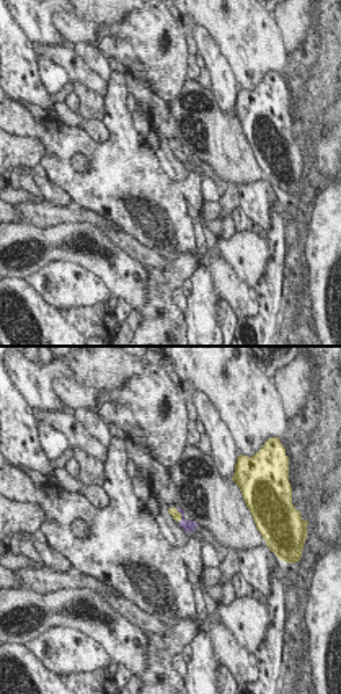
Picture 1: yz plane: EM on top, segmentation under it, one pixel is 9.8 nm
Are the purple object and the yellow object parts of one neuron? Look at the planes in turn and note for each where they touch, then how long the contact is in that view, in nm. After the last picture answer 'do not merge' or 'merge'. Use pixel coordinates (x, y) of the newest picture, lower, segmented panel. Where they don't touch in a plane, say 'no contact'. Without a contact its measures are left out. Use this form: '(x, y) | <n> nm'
(181, 515) | 130 nm

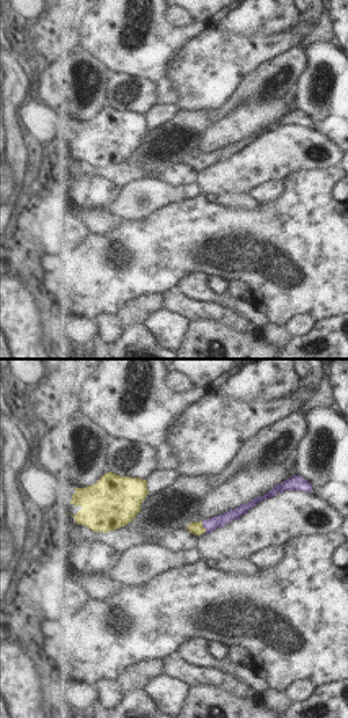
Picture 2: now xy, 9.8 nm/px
(203, 526) | 120 nm

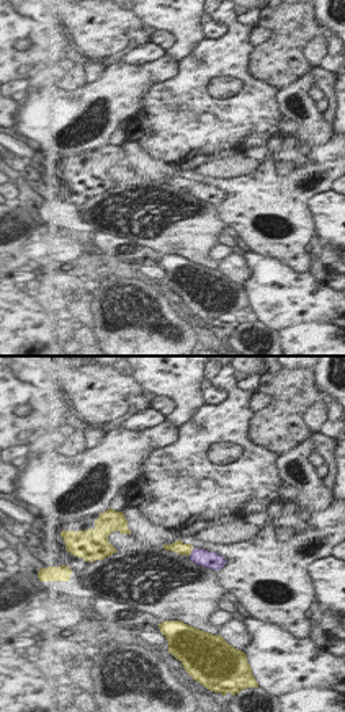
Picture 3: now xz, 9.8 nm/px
(192, 552) | 80 nm

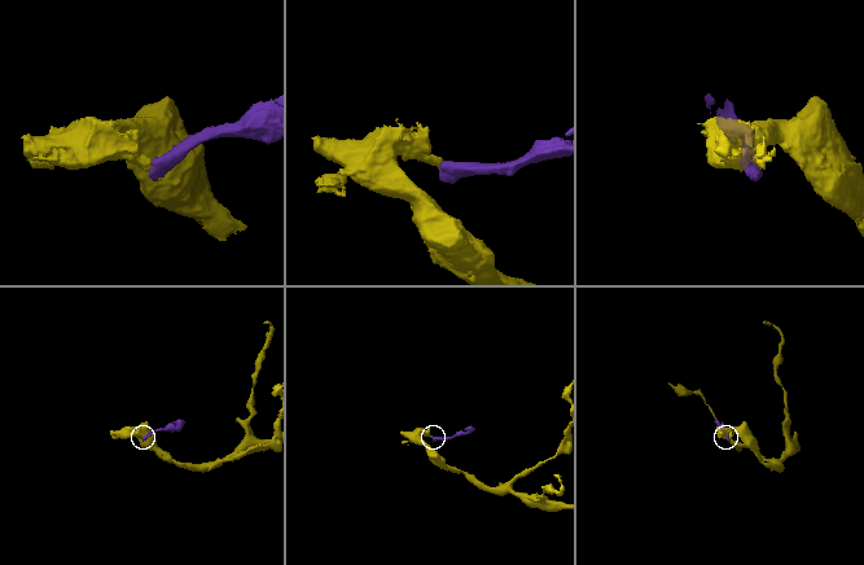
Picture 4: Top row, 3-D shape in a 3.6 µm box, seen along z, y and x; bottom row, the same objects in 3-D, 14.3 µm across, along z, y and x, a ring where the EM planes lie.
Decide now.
merge

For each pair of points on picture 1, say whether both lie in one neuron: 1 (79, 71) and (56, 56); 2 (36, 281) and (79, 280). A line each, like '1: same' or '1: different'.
1: same
2: same

